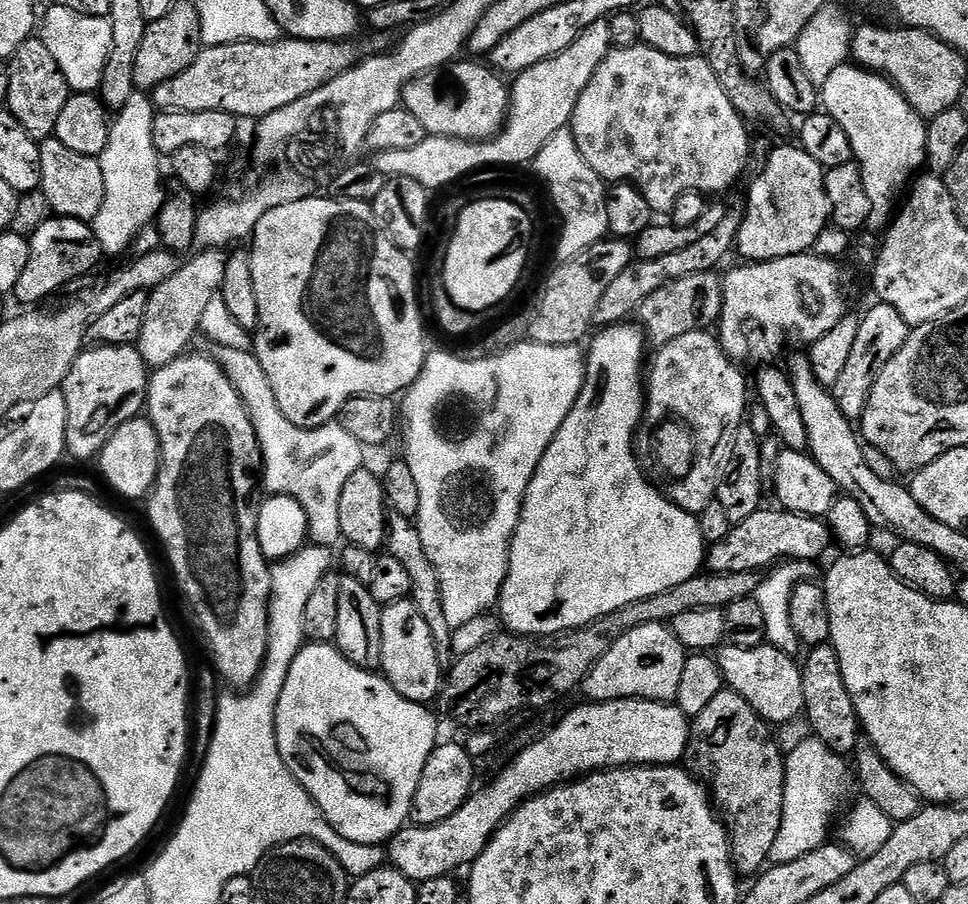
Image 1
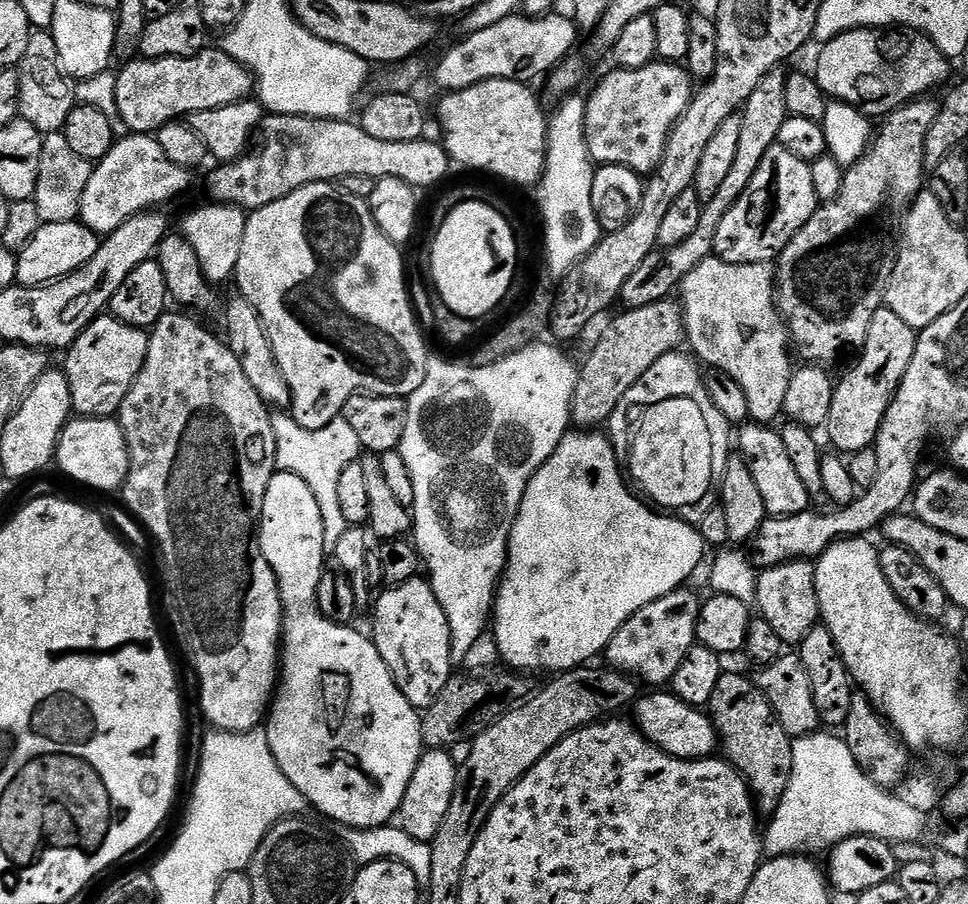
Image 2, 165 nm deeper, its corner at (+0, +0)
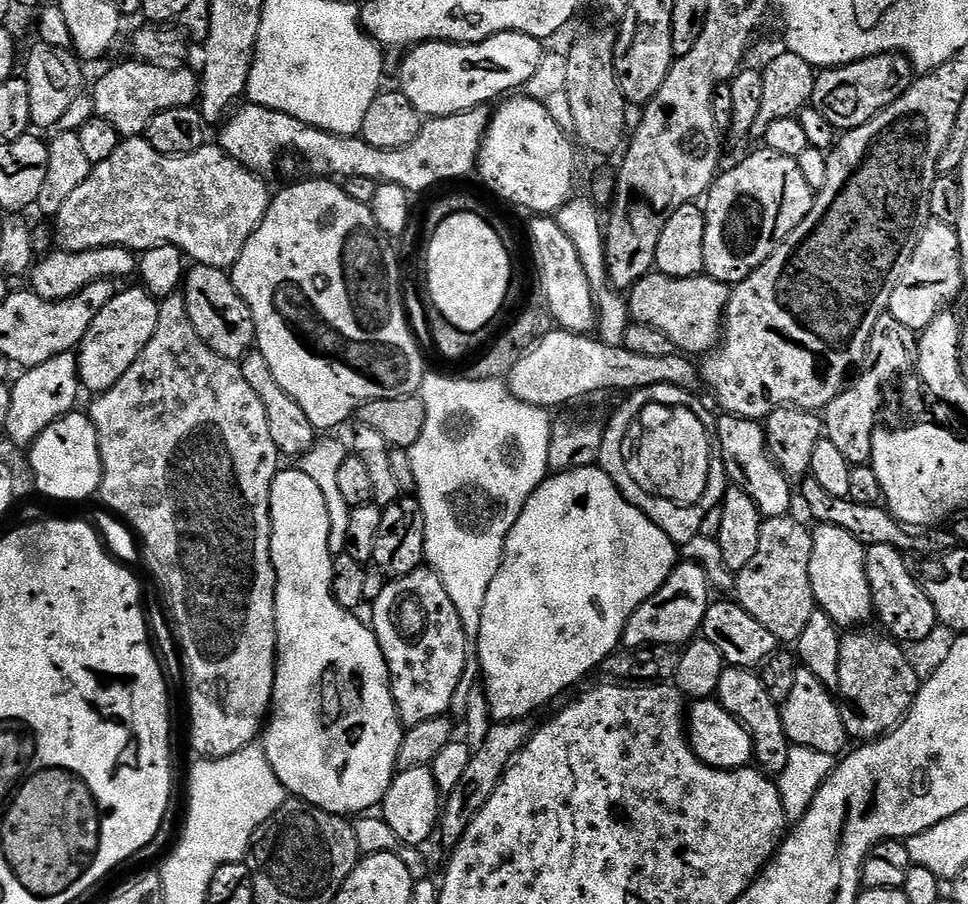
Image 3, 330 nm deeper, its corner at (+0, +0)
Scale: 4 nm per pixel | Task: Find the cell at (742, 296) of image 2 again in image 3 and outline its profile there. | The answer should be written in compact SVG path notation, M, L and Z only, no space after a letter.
M651 271L647 276L634 285L627 293L628 314L635 323L645 324L651 328L662 330L666 338L670 338L673 349L684 354L707 354L716 347L721 335L724 322L724 312L728 308L729 285L718 282L713 276L701 274L690 278L670 278L661 272Z

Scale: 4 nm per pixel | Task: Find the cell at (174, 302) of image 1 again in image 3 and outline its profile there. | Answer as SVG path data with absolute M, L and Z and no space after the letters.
M128 138L120 143L118 150L114 150L114 154L110 154L110 158L106 158L106 162L93 167L86 182L82 182L82 186L78 186L78 190L74 190L74 194L70 194L70 199L62 205L62 210L54 217L56 240L60 243L57 245L65 252L85 252L91 248L128 248L130 244L128 242L128 228L140 228L137 230L136 236L141 240L141 245L144 248L152 248L156 244L173 244L184 253L189 261L228 270L238 262L246 242L252 237L254 230L258 230L262 218L268 213L270 191L268 192L268 188L264 184L267 183L261 177L255 176L253 172L246 170L238 162L234 162L219 146L205 146L199 148L194 154L186 154L185 156L163 156L158 154L158 150L154 150L154 146L150 146L147 140Z

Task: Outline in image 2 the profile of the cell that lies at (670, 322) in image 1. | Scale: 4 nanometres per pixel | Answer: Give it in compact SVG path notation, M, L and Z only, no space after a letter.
M667 298L622 312L605 326L592 353L585 358L584 364L582 360L579 365L580 377L574 386L571 418L577 429L596 430L607 425L618 402L626 398L634 382L638 382L638 378L642 378L658 358L677 351L685 343L684 309L675 299Z

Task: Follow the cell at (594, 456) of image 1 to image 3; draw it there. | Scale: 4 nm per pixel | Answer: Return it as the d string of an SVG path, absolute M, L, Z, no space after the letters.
M599 466L575 468L545 478L534 490L534 494L530 494L526 506L522 506L518 522L514 522L510 534L504 540L504 553L498 566L498 574L494 574L494 582L490 582L490 590L486 590L486 602L482 605L482 626L480 636L474 642L474 652L478 657L478 672L489 702L491 719L496 722L527 721L531 712L546 707L555 696L560 696L567 688L574 687L587 672L594 671L596 667L599 669L606 657L621 647L628 619L635 614L638 606L642 606L642 602L646 602L664 585L666 578L670 578L670 574L676 569L677 563L677 544L645 512L634 507L618 485Z

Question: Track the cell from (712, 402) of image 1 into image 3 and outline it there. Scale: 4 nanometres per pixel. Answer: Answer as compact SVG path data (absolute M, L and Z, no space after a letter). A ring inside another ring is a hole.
M659 384L649 388L639 388L637 392L631 393L625 400L628 401L613 414L612 421L604 428L598 466L618 485L625 498L634 507L645 512L677 546L682 546L686 542L690 542L690 538L700 535L702 518L706 518L710 509L717 507L724 499L724 490L730 484L724 470L724 459L718 450L713 451L710 474L706 474L706 494L702 494L700 503L657 506L653 497L641 493L638 482L624 480L624 476L620 476L620 472L624 472L624 468L620 468L620 440L624 440L624 432L626 432L628 438L632 440L632 444L626 448L626 456L636 460L640 456L640 448L644 448L644 440L648 440L648 432L656 432L656 428L660 428L660 424L664 424L664 420L669 420L671 416L676 416L677 411L680 412L685 406L691 405L694 396L693 393L683 392L678 386ZM655 506L660 508L655 508Z

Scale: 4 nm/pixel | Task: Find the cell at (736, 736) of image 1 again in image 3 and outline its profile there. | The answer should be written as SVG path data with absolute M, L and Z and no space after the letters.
M725 667L722 682L718 682L716 696L720 705L750 734L755 763L768 774L779 774L786 770L790 741L782 726L780 704L770 698L759 675L751 668Z

